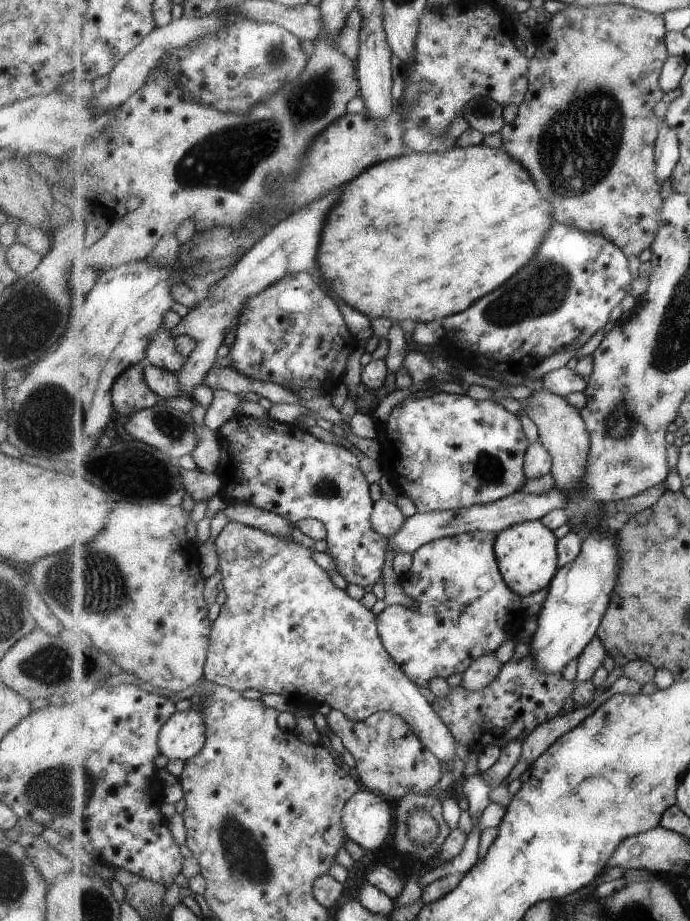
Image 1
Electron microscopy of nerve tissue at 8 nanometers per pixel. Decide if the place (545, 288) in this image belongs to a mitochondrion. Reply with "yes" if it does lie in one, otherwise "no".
yes

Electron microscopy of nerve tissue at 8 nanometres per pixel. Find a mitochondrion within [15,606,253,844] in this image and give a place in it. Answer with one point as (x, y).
(49, 788)

